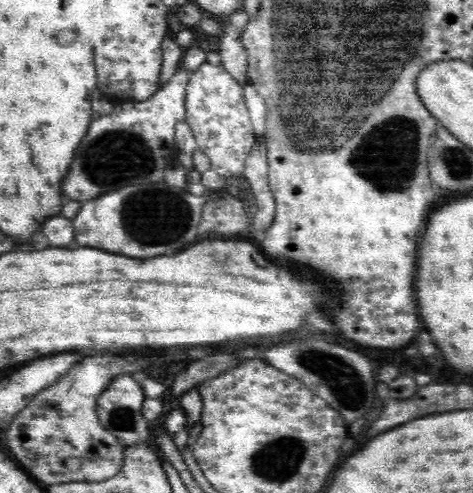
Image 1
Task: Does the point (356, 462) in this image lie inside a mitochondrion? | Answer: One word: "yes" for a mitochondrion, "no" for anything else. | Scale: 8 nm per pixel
no

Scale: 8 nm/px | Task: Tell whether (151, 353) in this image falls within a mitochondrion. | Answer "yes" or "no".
no

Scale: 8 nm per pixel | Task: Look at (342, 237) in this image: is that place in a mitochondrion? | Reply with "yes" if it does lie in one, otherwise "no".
no

